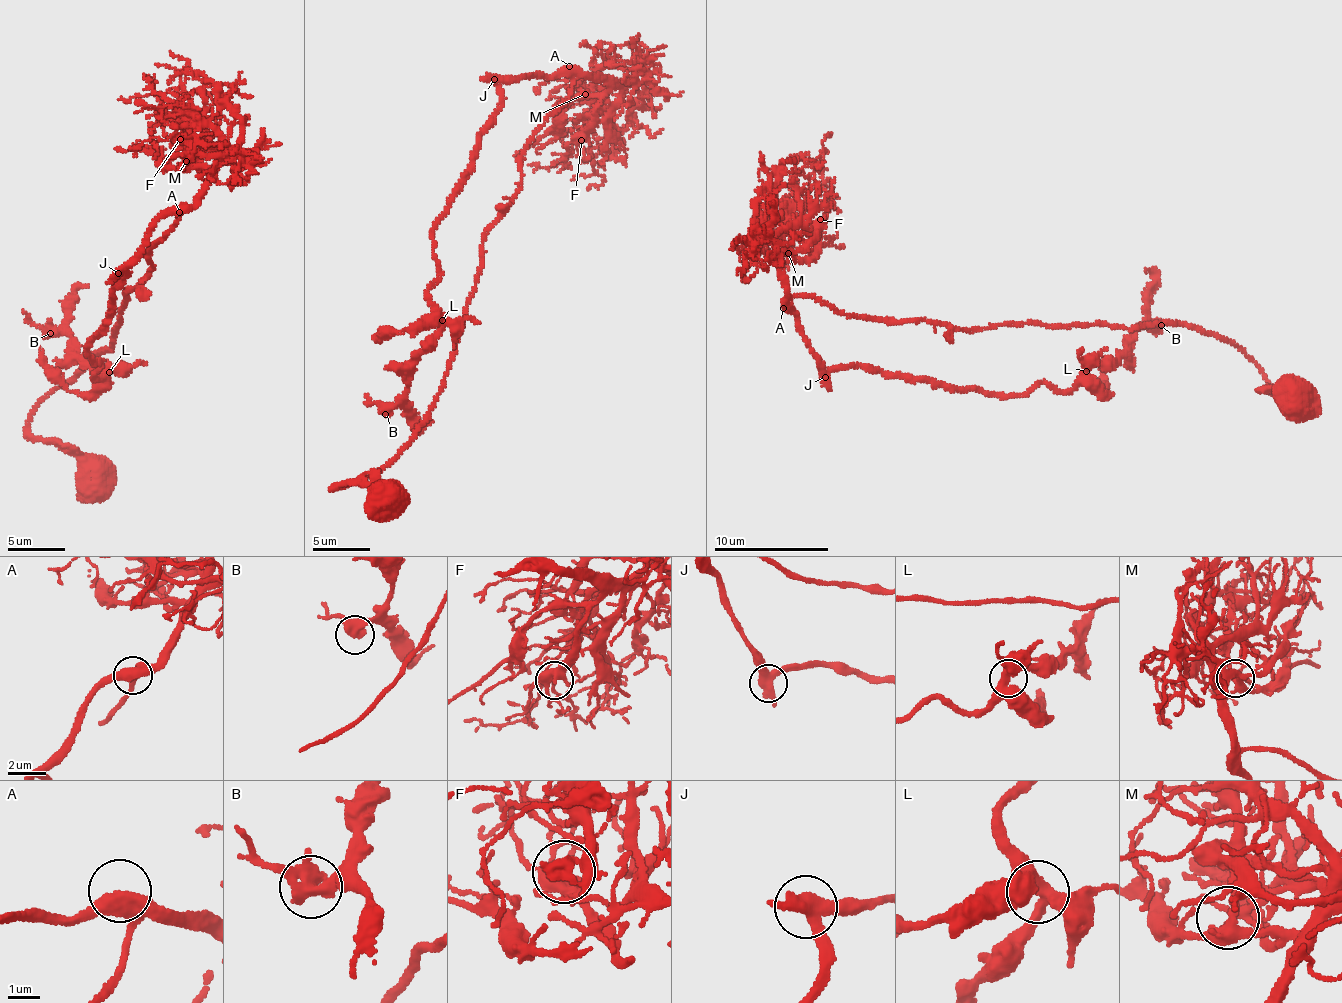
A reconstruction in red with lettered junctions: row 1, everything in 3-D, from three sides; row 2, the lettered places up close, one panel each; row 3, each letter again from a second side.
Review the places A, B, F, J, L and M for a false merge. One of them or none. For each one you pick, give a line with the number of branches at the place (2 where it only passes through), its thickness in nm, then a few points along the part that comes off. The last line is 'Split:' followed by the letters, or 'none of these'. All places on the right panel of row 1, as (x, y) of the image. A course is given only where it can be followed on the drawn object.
Split: none of these

